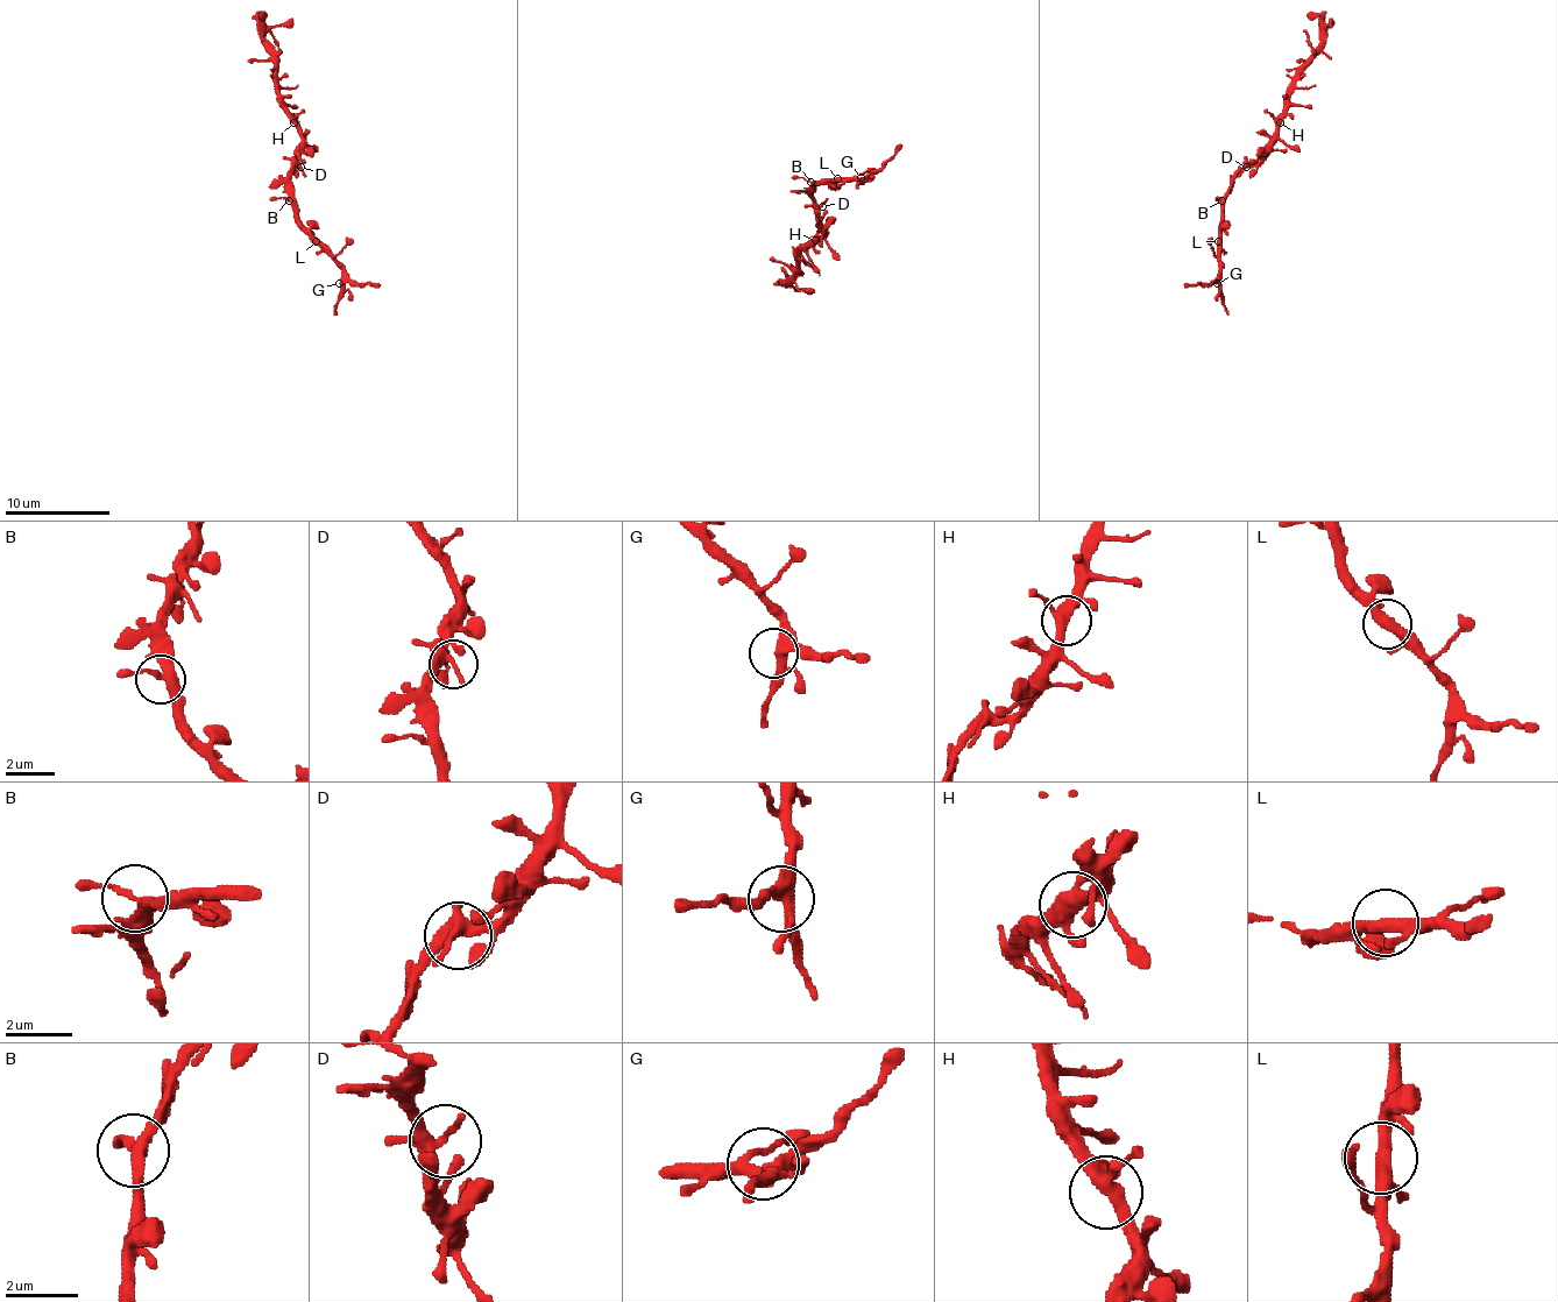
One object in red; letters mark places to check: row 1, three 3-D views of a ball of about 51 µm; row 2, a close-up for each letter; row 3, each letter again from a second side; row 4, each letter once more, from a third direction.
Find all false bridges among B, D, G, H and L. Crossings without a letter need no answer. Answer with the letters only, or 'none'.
none

